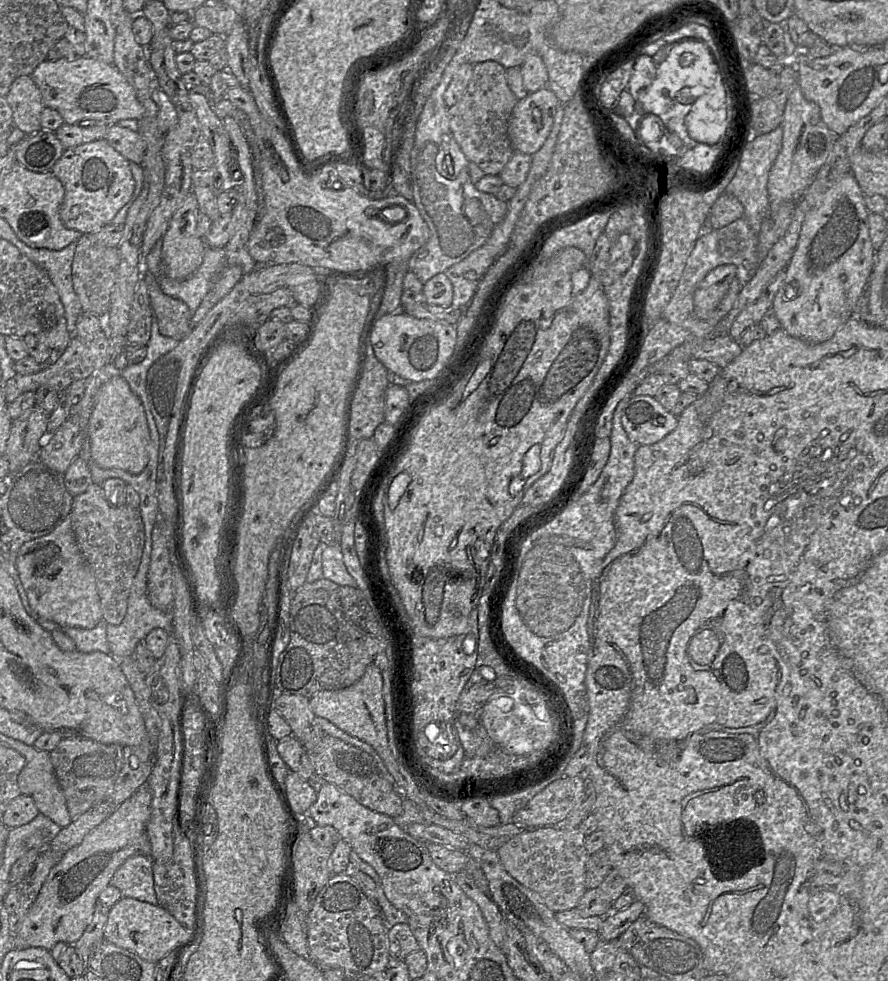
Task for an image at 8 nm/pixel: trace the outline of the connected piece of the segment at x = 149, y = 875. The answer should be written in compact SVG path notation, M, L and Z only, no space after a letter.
M151 856L129 857L114 873L110 885L118 888L122 897L157 905L154 890L153 862Z

